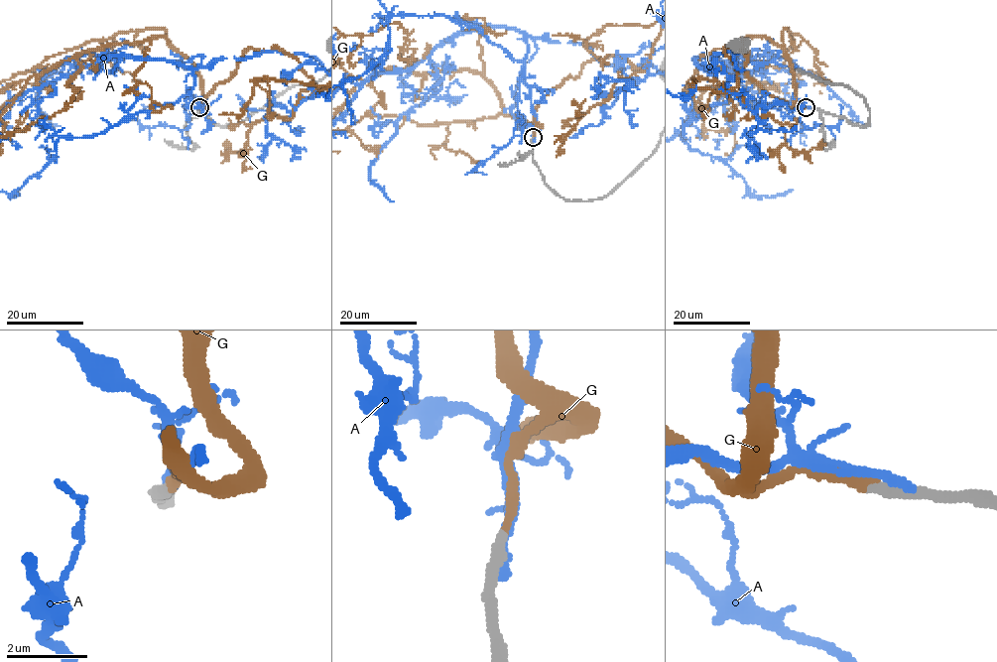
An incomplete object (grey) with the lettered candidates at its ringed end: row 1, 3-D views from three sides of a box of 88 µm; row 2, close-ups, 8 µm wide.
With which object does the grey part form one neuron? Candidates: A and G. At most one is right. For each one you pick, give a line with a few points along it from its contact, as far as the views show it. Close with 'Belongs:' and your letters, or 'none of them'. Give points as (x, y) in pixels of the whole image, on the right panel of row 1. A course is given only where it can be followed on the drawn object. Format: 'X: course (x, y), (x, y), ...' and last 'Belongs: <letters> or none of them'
Belongs: G

